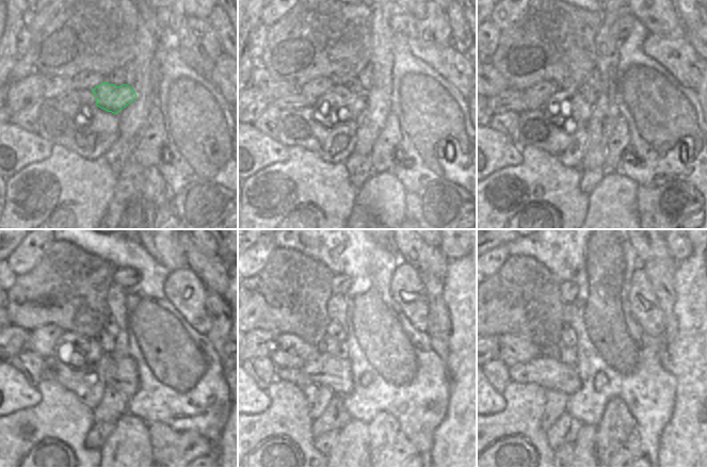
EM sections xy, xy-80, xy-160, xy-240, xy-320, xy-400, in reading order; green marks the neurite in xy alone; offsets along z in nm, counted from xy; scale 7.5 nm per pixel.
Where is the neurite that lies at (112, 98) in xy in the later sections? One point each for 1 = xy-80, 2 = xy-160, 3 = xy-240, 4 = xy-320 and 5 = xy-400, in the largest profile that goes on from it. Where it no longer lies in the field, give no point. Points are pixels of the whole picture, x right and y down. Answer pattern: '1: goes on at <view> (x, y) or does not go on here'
1: goes on at xy-80 (340, 106)
2: goes on at xy-160 (567, 109)
3: goes on at xy-240 (78, 352)
4: goes on at xy-320 (292, 352)
5: goes on at xy-400 (513, 350)

